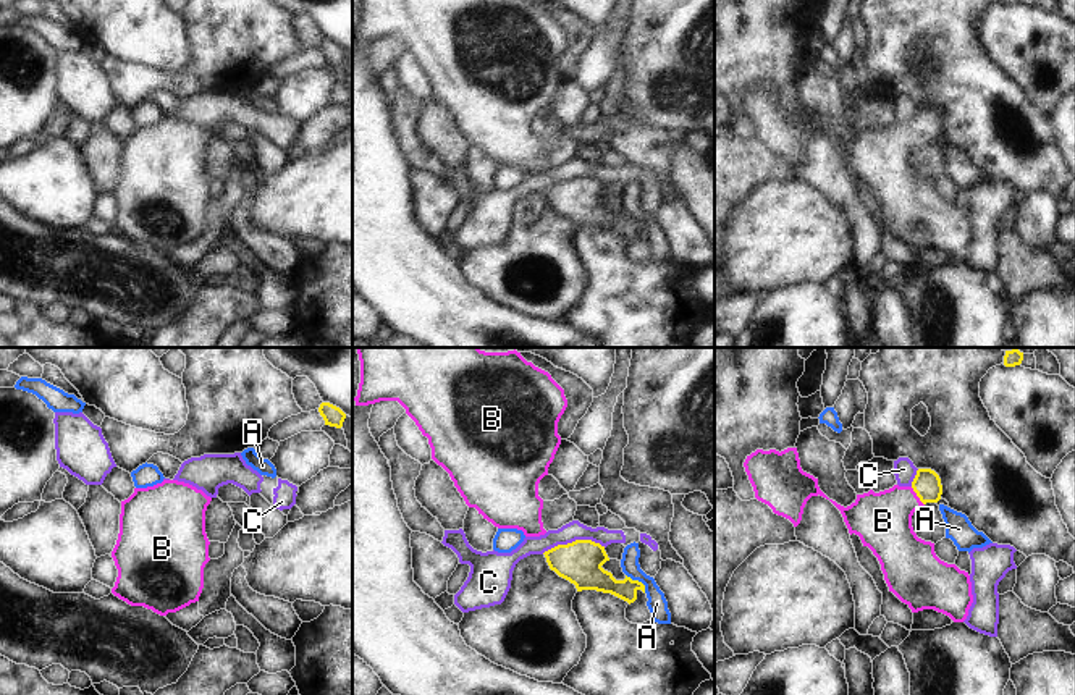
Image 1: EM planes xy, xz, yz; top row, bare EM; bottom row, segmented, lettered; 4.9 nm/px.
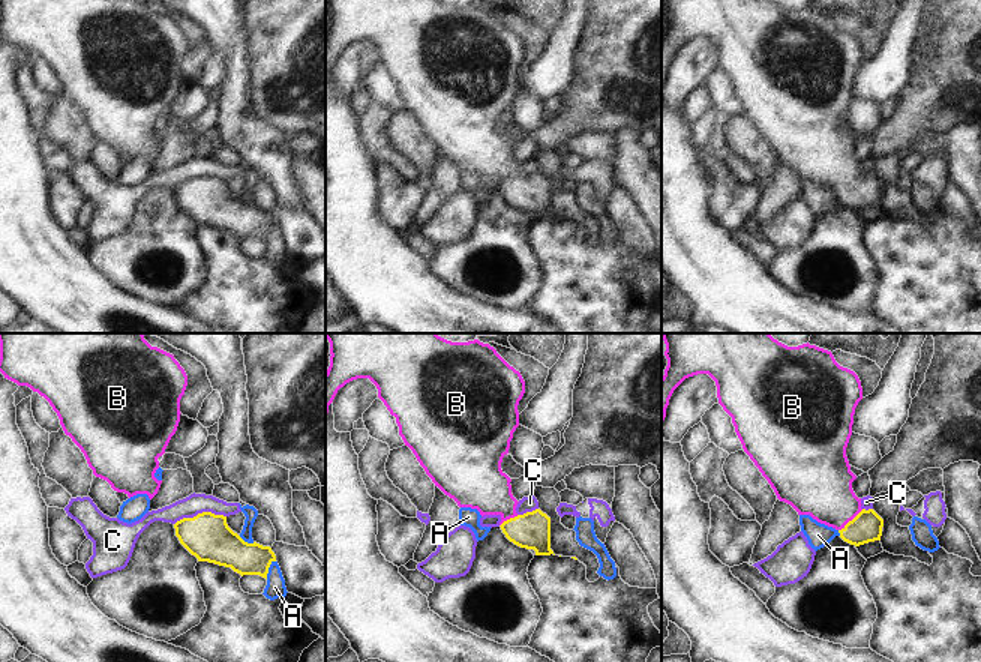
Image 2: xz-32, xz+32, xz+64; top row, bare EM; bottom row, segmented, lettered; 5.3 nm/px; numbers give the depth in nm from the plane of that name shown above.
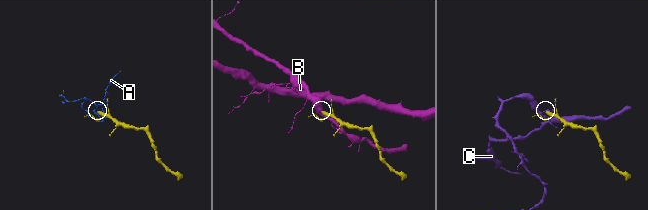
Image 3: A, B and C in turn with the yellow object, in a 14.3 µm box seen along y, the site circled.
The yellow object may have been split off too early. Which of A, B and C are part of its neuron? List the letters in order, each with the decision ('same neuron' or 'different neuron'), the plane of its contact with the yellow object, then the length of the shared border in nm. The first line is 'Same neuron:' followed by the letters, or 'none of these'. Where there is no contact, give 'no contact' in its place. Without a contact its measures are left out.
Same neuron: B
A: different neuron | xz | 140 nm
B: same neuron | yz | 120 nm
C: different neuron | xz | 320 nm

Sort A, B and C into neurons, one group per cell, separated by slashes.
A / B / C

